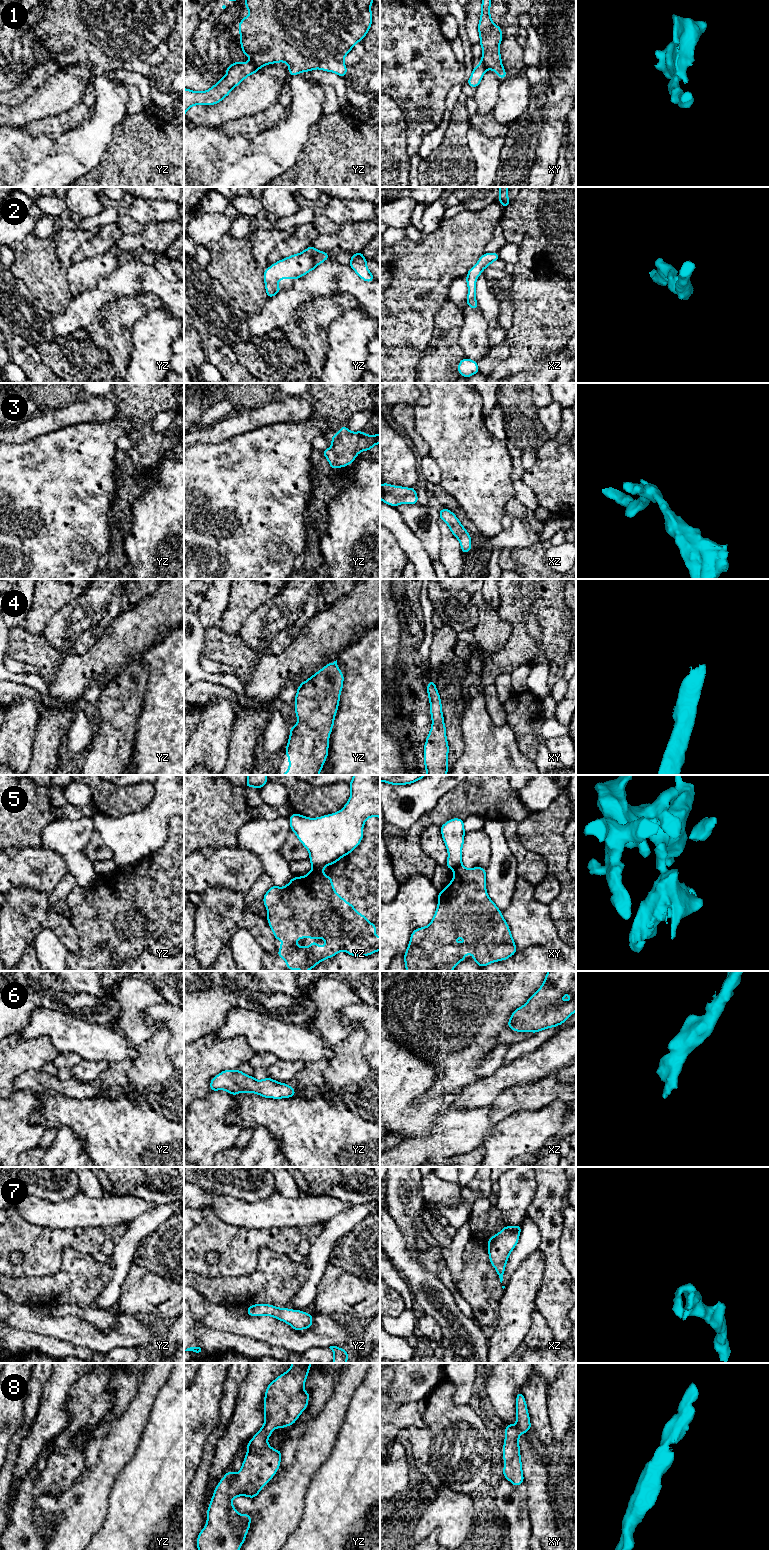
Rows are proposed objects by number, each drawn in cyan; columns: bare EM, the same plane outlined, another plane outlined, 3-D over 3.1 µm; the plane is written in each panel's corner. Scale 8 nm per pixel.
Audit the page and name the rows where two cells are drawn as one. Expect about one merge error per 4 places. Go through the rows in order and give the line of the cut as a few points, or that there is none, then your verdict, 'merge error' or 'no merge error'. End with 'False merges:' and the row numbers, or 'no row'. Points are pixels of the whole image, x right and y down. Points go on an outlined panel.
1: yz (250, 61), (259, 68) | merge error
2: no cut | no merge error
3: no cut | no merge error
4: no cut | no merge error
5: yz (313, 866), (323, 867) | merge error
6: no cut | no merge error
7: no cut | no merge error
8: no cut | no merge error
False merges: 1, 5

